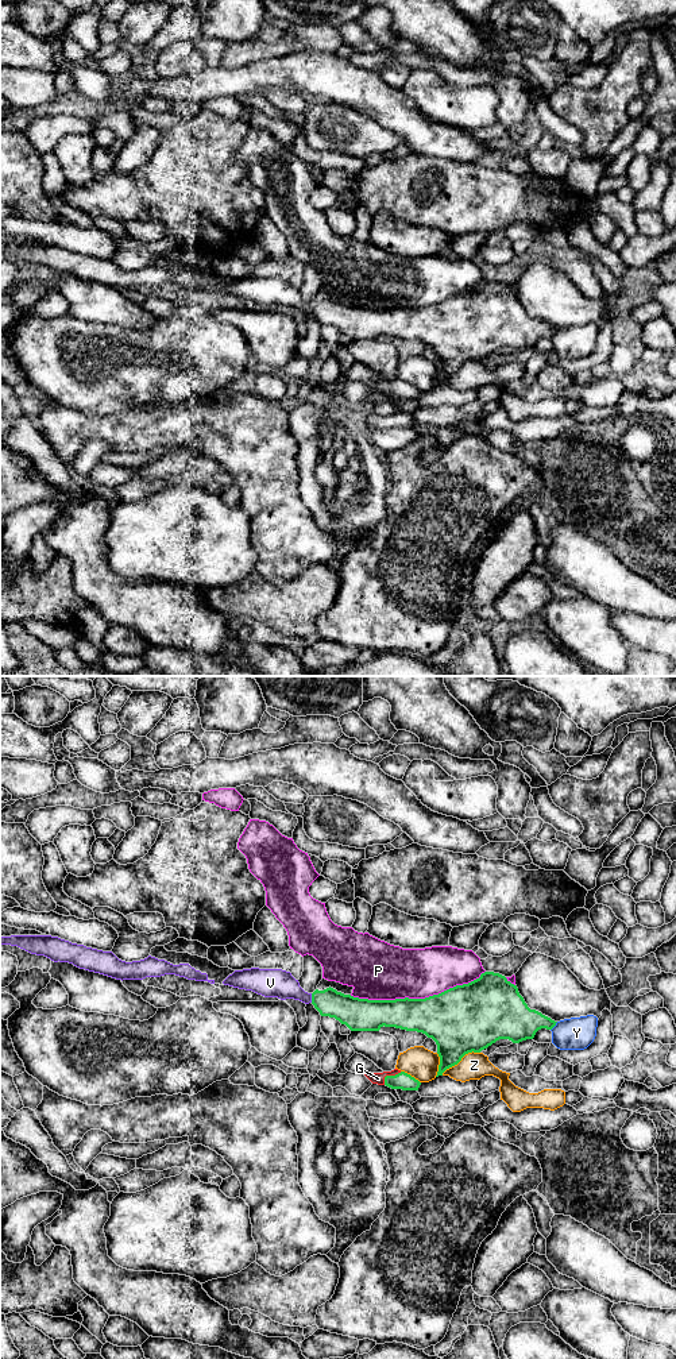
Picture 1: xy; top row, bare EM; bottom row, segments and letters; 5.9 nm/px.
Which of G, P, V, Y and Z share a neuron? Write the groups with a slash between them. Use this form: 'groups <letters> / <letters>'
groups G V / P / Y / Z

